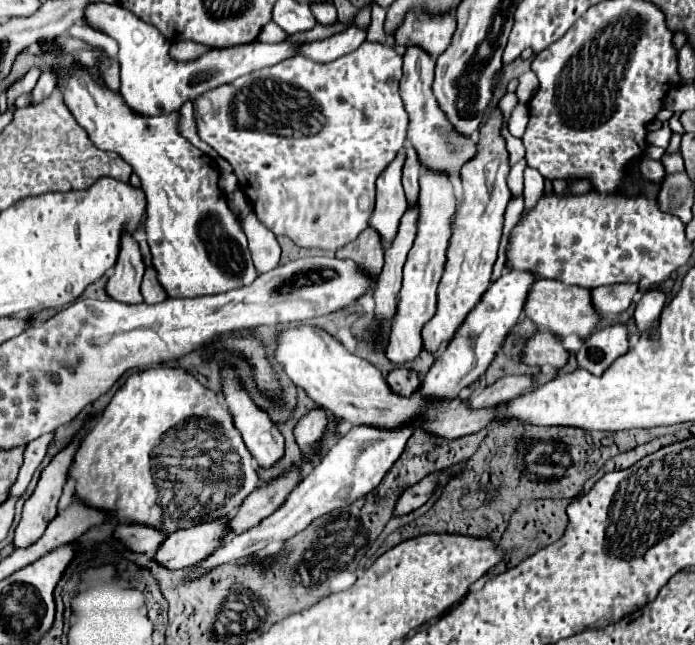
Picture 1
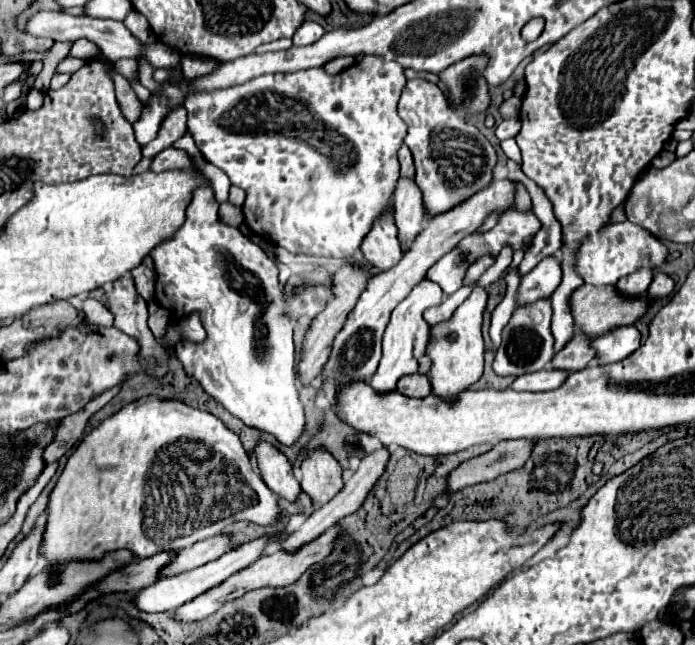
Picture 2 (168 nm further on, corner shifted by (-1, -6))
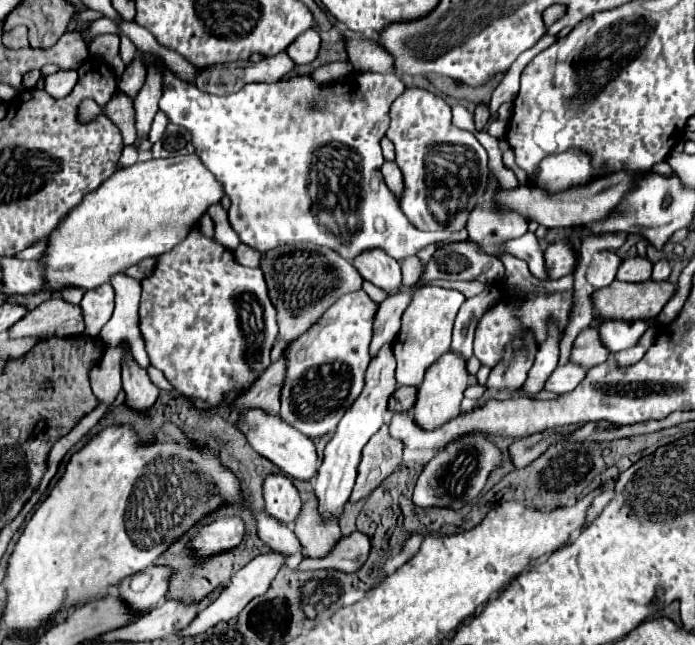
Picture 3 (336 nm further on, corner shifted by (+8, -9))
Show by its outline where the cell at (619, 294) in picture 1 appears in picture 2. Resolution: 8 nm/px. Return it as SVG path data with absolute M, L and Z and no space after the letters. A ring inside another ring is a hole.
M642 268L640 272L632 272L632 276L624 276L616 288L624 292L626 296L640 296L642 292L648 290L648 284L652 282L654 272L650 268Z

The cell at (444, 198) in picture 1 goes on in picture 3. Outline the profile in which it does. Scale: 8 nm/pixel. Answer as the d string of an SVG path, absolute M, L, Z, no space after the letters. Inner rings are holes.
M385 343L369 363L369 369L367 369L367 375L365 375L365 387L363 387L359 399L355 399L351 403L351 407L345 411L333 439L325 447L325 457L323 457L323 463L319 467L319 477L317 477L317 483L315 483L315 495L319 497L319 511L323 515L335 515L339 519L339 515L341 515L341 511L343 511L349 495L351 495L355 477L357 477L357 465L361 461L361 449L367 445L367 441L385 423L383 417L389 411L387 399L395 389L397 389L397 381L395 381L393 343Z

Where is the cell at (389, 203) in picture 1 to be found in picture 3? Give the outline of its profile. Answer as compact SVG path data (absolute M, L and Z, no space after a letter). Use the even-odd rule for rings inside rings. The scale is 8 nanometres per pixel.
M367 249L353 259L353 267L363 279L395 293L401 283L401 265L381 249Z

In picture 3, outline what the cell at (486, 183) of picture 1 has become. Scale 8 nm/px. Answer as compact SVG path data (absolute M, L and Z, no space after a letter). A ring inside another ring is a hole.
M449 349L445 355L441 355L425 373L425 379L419 387L415 407L411 409L411 415L415 421L421 423L421 427L427 427L427 431L441 427L447 423L447 419L453 419L461 411L461 401L463 401L463 391L469 385L469 371L467 371L467 361L461 353Z

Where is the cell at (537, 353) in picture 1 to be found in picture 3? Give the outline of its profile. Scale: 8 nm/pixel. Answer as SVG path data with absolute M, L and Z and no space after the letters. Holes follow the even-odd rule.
M593 327L583 329L571 349L571 363L581 365L585 369L591 369L603 361L607 361L607 349L599 343L599 331Z

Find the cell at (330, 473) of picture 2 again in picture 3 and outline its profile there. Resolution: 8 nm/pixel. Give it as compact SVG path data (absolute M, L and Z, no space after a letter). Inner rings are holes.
M313 493L303 501L299 519L293 523L293 531L301 541L307 557L323 557L331 551L333 543L341 537L337 521L319 517L319 499Z

